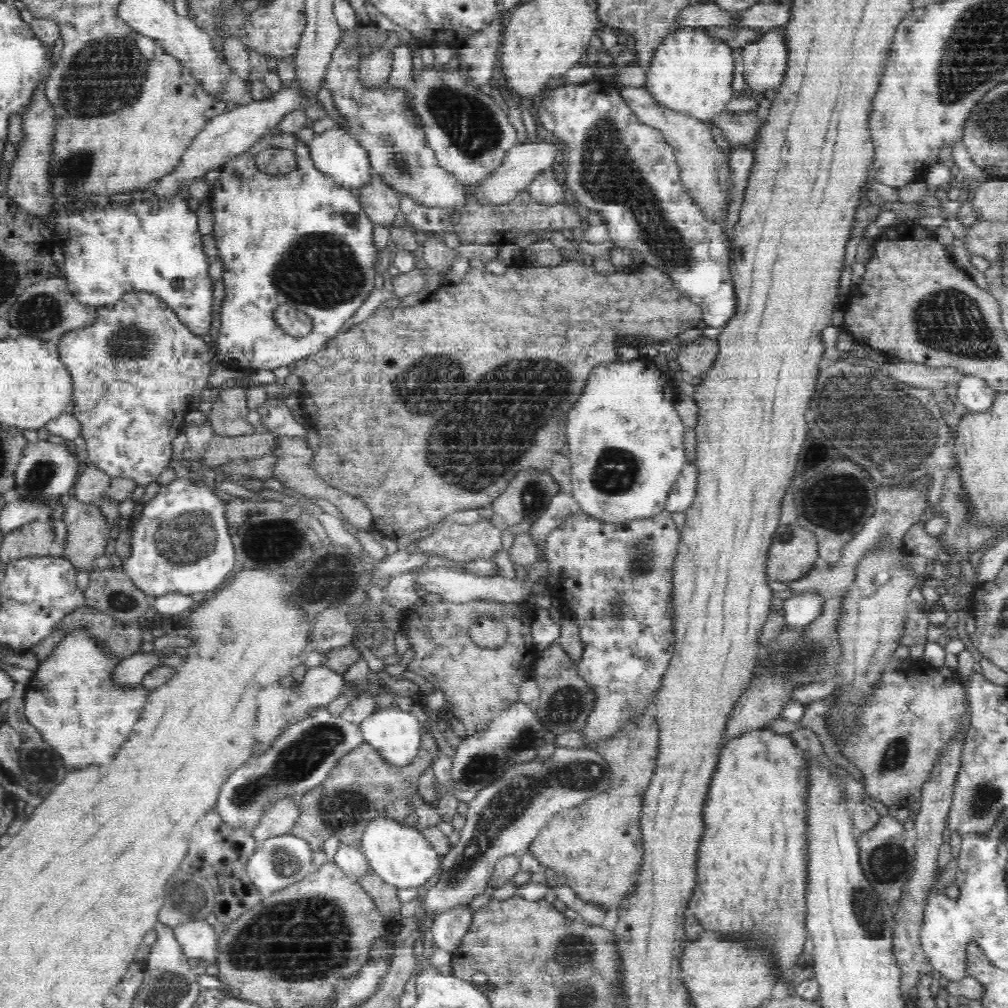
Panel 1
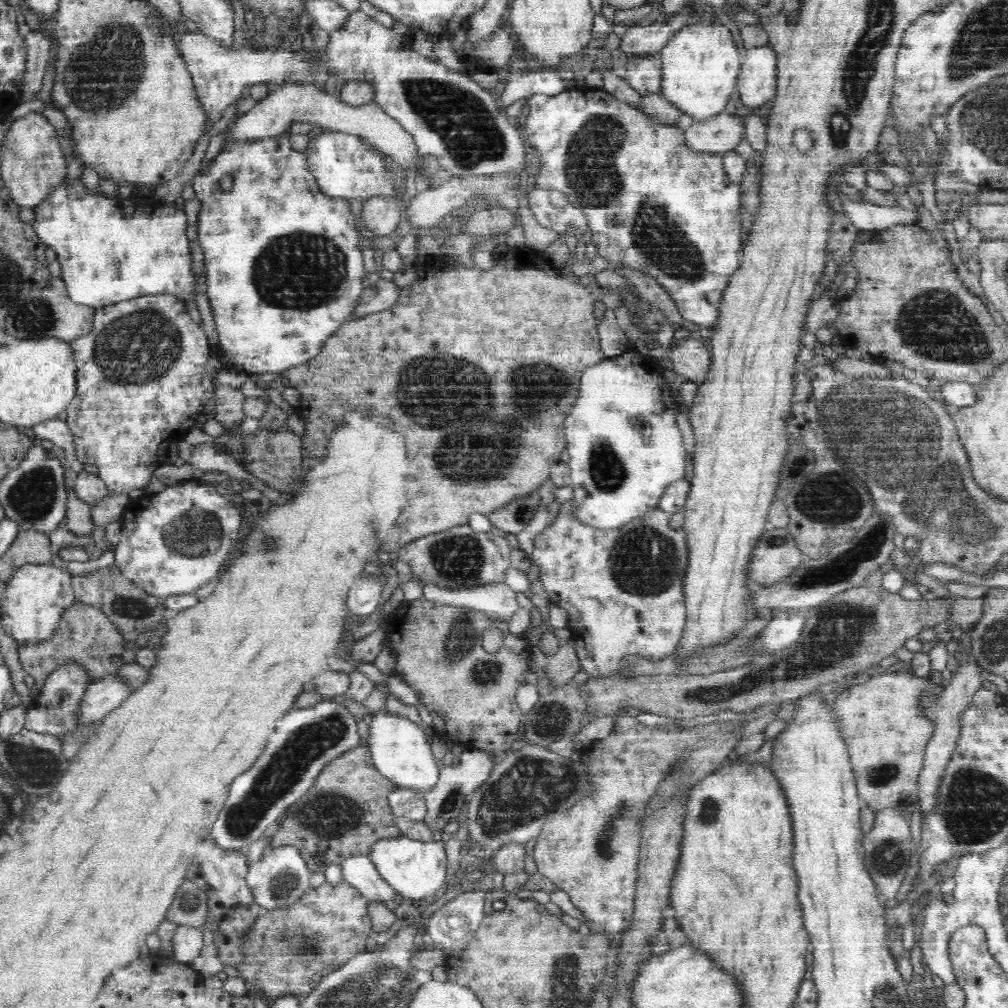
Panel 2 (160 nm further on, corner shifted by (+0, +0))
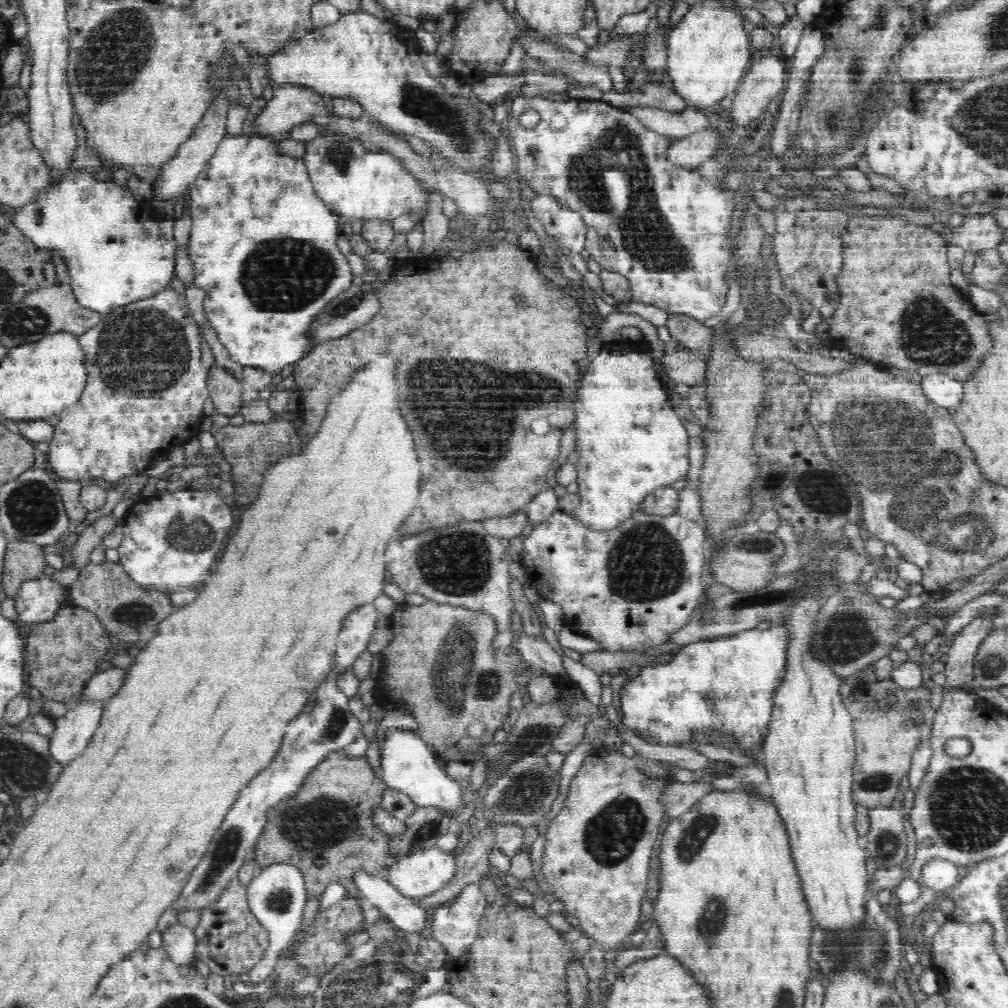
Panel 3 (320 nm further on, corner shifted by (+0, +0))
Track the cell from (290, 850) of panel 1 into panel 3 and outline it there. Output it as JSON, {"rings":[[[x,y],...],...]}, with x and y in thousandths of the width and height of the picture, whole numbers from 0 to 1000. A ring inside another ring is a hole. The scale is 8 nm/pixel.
{"rings":[[[274,855],[274,857],[262,859],[246,877],[245,894],[250,907],[267,926],[267,938],[262,944],[262,950],[245,964],[246,970],[248,970],[247,976],[254,978],[270,966],[278,944],[290,935],[290,931],[294,930],[298,922],[301,903],[305,894],[301,867],[291,857]]]}

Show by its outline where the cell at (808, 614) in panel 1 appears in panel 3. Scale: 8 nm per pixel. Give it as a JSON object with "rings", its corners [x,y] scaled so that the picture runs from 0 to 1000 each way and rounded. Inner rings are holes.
{"rings":[[[777,619],[766,620],[763,624],[742,624],[723,632],[706,632],[685,640],[679,640],[679,643],[668,654],[657,661],[647,663],[638,663],[628,675],[623,676],[614,687],[615,704],[617,704],[617,717],[624,722],[633,732],[641,736],[648,736],[653,740],[677,740],[679,736],[692,736],[692,738],[708,738],[708,733],[702,731],[702,725],[711,725],[721,732],[727,732],[730,742],[724,742],[729,746],[735,747],[738,742],[746,742],[750,738],[756,738],[762,726],[765,707],[767,706],[767,694],[773,681],[773,674],[779,665],[779,657],[782,649],[782,637],[784,637],[781,622]]]}

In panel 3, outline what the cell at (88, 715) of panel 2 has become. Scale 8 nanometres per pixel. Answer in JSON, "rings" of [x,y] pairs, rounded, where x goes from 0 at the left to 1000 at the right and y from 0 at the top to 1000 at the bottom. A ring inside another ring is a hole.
{"rings":[[[83,694],[70,698],[67,706],[55,714],[54,726],[49,731],[49,745],[56,756],[65,760],[83,746],[99,719],[103,699],[103,694]]]}

